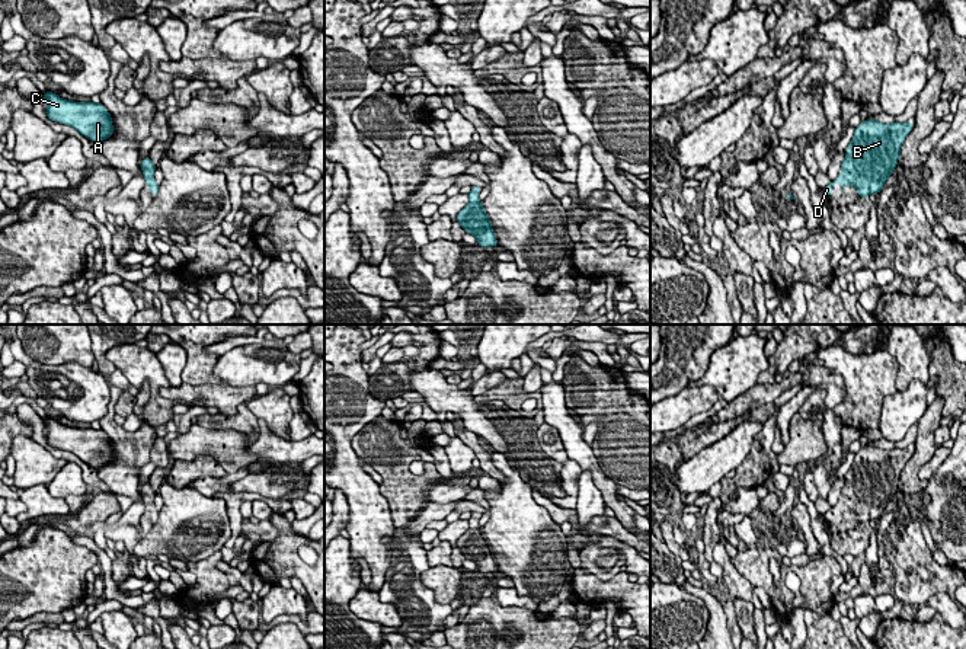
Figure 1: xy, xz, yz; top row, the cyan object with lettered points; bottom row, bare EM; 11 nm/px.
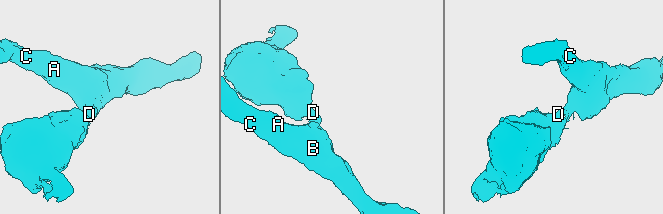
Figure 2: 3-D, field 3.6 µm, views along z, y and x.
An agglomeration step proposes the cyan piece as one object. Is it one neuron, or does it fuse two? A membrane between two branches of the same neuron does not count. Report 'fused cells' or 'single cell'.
single cell

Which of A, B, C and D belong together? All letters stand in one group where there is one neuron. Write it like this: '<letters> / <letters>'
A B C D

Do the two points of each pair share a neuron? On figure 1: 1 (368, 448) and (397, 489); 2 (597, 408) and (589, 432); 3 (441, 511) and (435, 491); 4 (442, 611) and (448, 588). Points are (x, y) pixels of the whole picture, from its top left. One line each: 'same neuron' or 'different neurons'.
1: same neuron
2: different neurons
3: different neurons
4: different neurons

